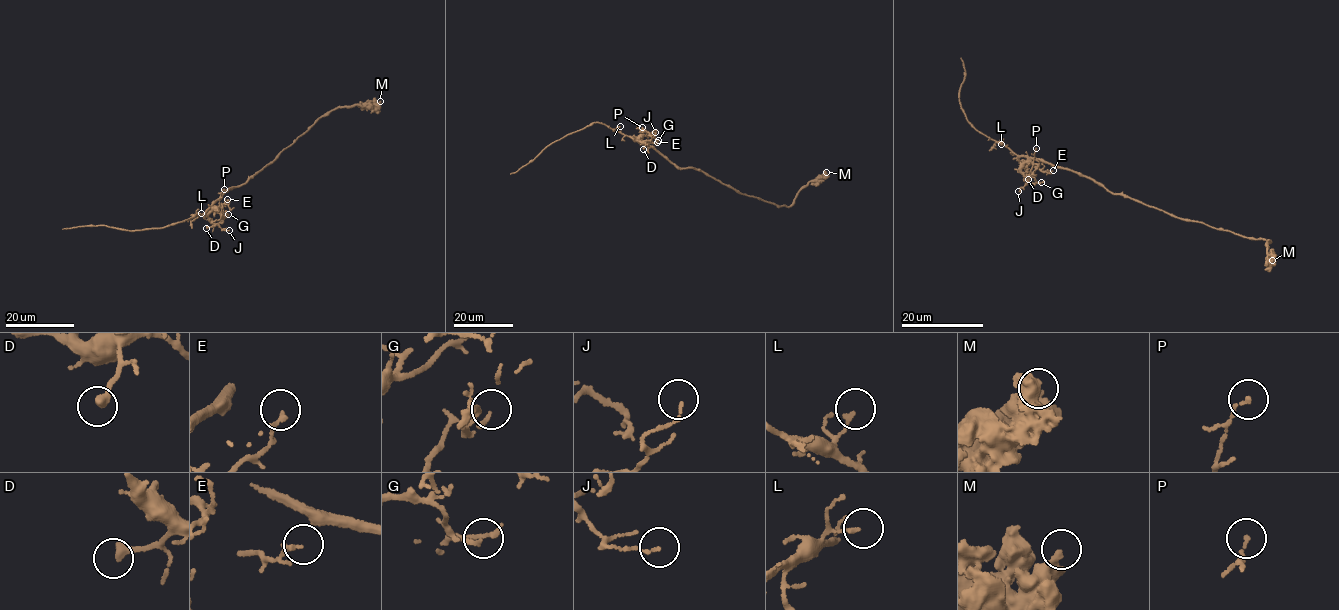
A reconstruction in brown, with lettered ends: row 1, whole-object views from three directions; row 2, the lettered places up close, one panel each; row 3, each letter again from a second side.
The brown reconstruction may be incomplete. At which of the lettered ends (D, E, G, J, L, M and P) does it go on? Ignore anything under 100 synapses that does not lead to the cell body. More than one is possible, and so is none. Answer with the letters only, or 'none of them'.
none of them

